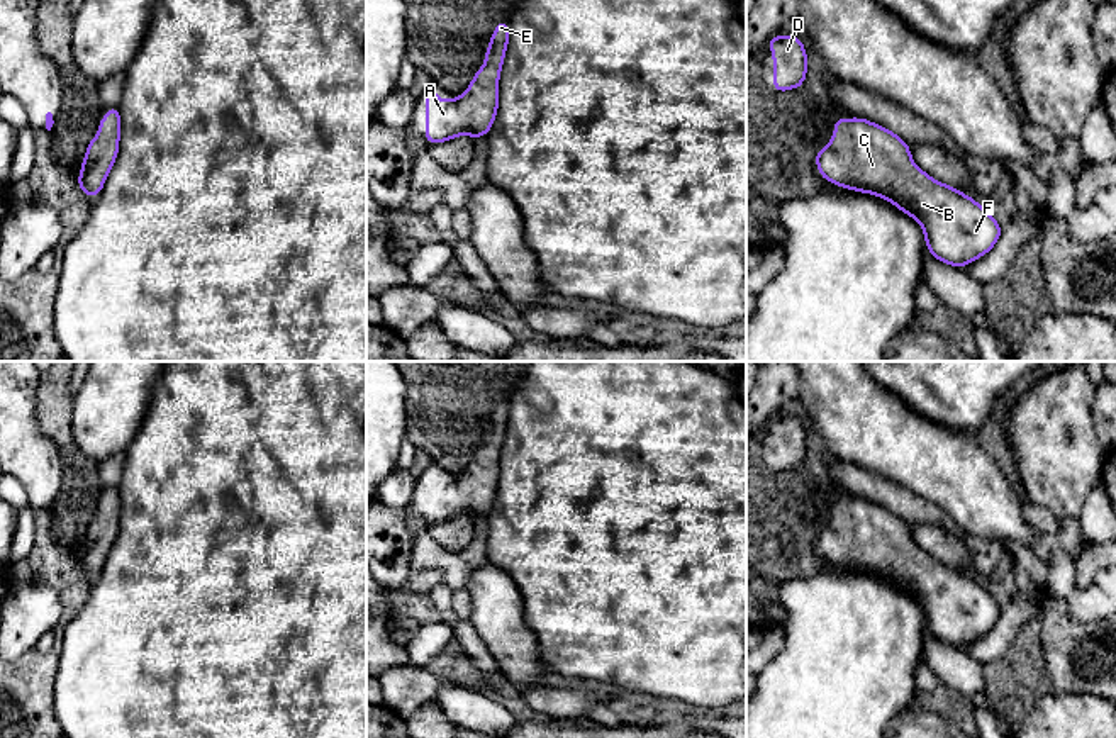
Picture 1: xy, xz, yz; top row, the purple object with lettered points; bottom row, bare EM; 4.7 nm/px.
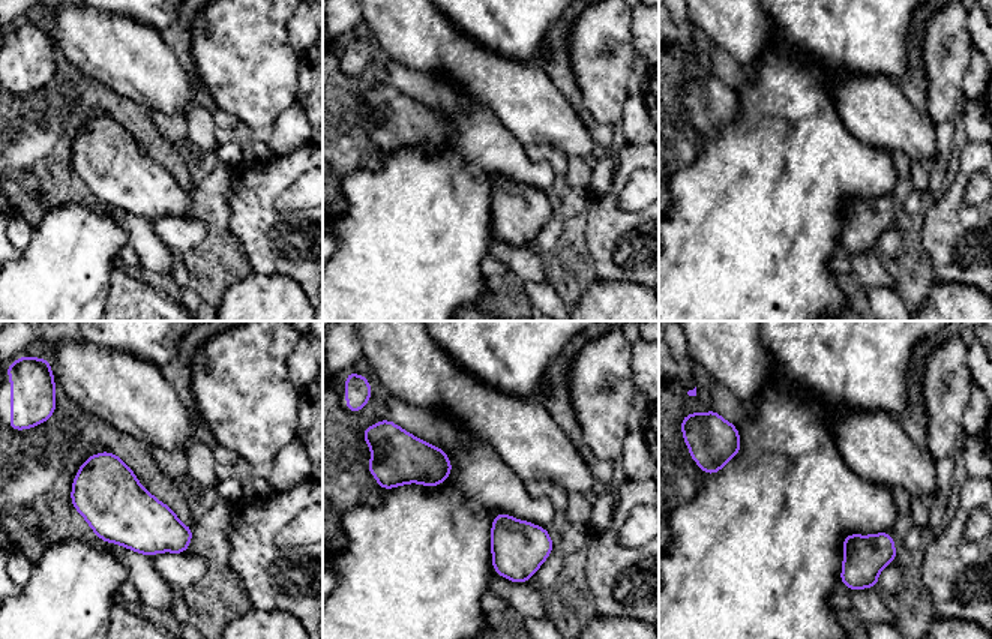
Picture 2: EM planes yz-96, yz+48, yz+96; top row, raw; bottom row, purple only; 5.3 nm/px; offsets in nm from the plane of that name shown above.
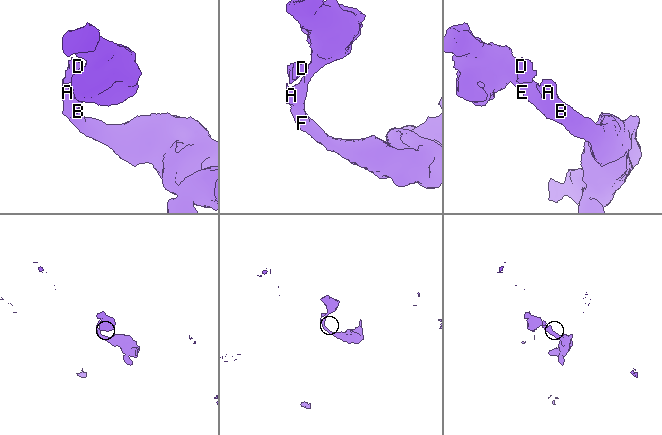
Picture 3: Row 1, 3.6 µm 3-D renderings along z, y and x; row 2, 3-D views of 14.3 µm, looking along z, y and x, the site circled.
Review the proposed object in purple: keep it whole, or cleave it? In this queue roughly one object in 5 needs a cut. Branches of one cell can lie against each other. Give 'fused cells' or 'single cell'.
single cell

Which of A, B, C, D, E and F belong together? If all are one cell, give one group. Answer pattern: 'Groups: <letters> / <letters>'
Groups: A B C D E F

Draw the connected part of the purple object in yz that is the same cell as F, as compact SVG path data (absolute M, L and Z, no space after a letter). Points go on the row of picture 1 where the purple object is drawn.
M834 119L836 131L824 151L816 151L816 166L821 176L834 185L855 192L879 195L897 205L904 214L919 221L929 253L960 270L997 243L1002 227L968 195L933 180L911 158L909 144L889 129L870 120Z

